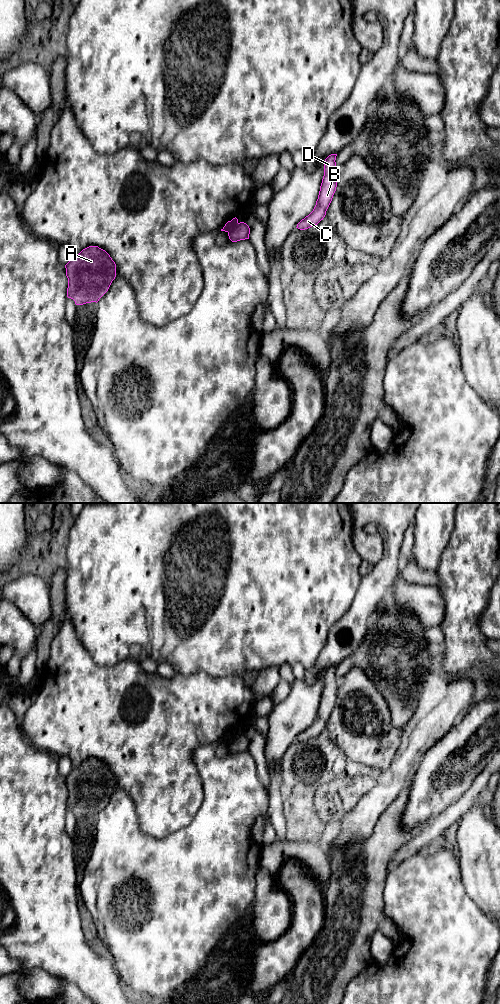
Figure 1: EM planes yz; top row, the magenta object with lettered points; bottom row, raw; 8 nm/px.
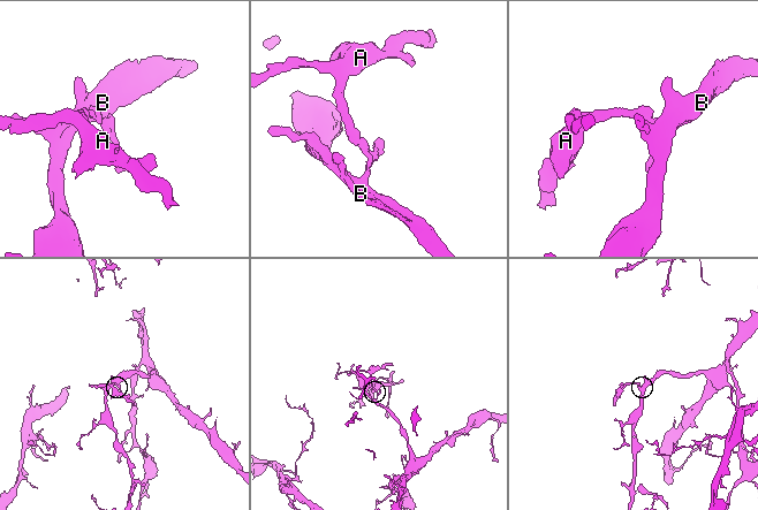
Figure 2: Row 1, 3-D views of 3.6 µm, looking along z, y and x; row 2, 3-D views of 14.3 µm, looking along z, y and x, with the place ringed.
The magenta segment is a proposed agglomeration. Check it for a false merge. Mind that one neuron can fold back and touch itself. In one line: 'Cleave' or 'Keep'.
Cleave

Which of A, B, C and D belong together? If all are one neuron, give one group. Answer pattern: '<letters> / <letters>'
A / B C D

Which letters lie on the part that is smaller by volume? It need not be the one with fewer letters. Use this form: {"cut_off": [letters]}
{"cut_off": ["A"]}

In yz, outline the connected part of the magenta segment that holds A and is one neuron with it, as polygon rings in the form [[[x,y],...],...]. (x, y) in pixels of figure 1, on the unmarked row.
[[[89,758],[79,766],[73,767],[65,777],[68,790],[67,809],[75,813],[76,817],[98,814],[108,803],[116,789],[116,776],[110,767],[98,758]]]

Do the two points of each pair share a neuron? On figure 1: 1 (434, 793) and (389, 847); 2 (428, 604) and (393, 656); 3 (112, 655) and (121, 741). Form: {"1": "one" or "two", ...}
{"1": "two", "2": "two", "3": "two"}

